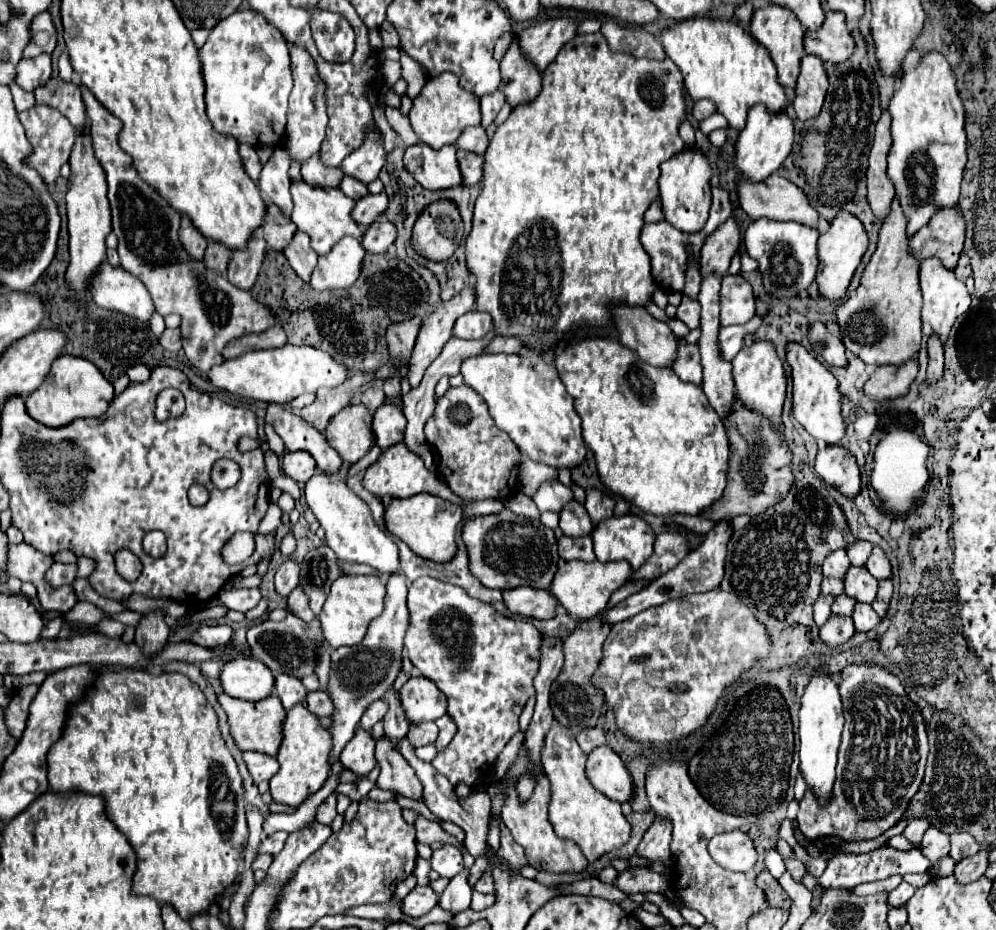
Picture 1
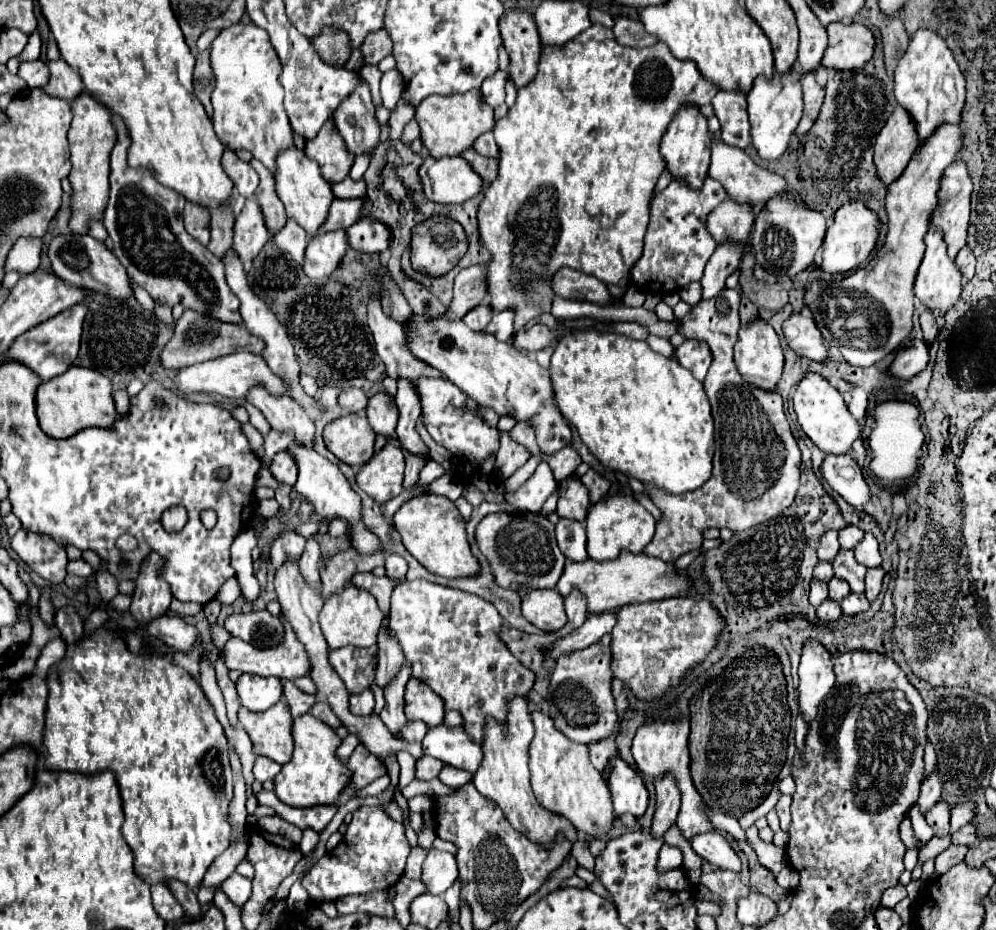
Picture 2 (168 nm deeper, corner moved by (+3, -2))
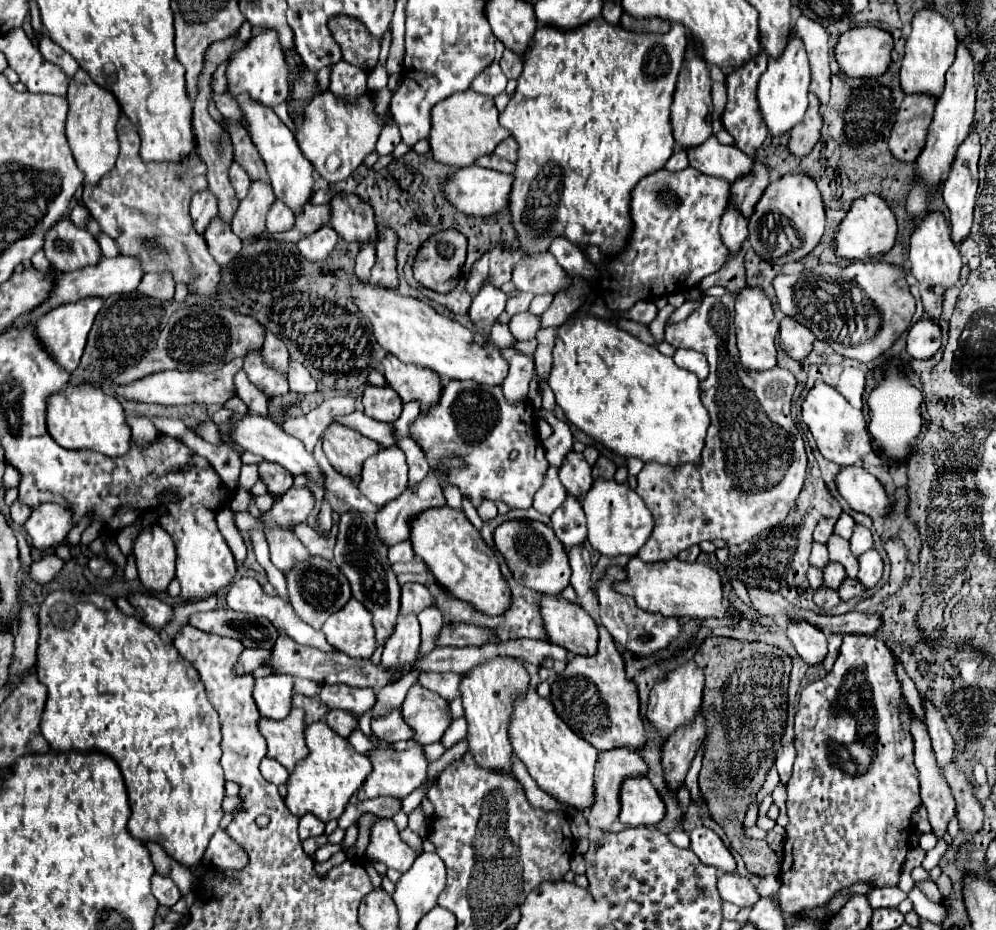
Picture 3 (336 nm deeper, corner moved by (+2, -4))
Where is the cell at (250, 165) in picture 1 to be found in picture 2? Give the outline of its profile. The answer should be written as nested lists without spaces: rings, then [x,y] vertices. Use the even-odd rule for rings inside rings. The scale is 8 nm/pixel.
[[[225,150],[221,162],[223,162],[223,168],[229,174],[229,178],[235,182],[237,192],[243,198],[253,198],[253,192],[259,186],[259,176],[251,168],[251,164],[249,162],[243,162],[241,158],[237,158],[235,152],[229,152],[229,150]]]

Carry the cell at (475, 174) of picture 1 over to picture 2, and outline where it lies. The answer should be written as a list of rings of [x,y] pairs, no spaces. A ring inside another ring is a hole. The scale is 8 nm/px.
[[[465,150],[461,156],[471,164],[471,168],[481,176],[481,180],[485,184],[493,182],[493,176],[497,176],[497,160],[495,158],[493,160],[485,158],[485,156],[477,154],[475,150]]]

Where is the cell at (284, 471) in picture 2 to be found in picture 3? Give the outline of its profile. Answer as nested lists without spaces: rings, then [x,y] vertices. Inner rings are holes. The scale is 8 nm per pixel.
[[[262,460],[258,462],[258,472],[260,472],[260,480],[266,484],[268,492],[274,496],[286,494],[286,490],[292,486],[292,474],[284,466]]]

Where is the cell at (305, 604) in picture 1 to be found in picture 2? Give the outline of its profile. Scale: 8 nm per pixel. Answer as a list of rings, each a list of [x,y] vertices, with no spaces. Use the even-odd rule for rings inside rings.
[[[309,538],[309,540],[307,540],[307,546],[305,546],[305,552],[303,552],[301,560],[299,560],[301,576],[303,576],[303,580],[305,580],[309,586],[313,586],[313,584],[319,582],[317,572],[319,572],[321,560],[323,560],[323,558],[321,558],[321,550],[319,550],[317,542],[315,542],[313,538]]]

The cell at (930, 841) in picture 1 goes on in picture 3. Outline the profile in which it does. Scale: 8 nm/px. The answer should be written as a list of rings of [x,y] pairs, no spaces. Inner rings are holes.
[[[910,710],[910,734],[914,740],[914,764],[920,772],[920,796],[922,804],[928,810],[928,818],[932,824],[932,830],[938,836],[944,836],[948,822],[954,814],[956,802],[952,796],[950,786],[946,784],[930,744],[930,736],[926,726],[916,718],[916,714]]]

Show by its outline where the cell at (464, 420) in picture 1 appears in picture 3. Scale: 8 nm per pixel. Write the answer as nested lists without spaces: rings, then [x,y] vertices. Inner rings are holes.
[[[386,356],[382,360],[382,366],[384,366],[384,378],[388,386],[396,390],[404,402],[420,400],[422,410],[438,402],[442,380],[432,370],[414,364],[404,364],[394,356]]]

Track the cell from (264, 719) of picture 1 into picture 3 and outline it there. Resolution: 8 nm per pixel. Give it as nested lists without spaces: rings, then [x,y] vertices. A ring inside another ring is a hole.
[[[292,708],[288,718],[282,722],[270,722],[268,718],[260,720],[260,730],[268,742],[268,758],[278,760],[288,772],[308,756],[308,746],[304,742],[304,712]]]

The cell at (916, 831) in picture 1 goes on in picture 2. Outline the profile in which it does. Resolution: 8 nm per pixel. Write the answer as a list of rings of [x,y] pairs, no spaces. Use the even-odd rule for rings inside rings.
[[[933,772],[931,778],[921,784],[921,794],[919,794],[919,800],[917,800],[919,812],[925,816],[925,812],[929,812],[929,808],[933,804],[937,804],[939,796],[941,796],[941,780],[939,780],[937,772]]]

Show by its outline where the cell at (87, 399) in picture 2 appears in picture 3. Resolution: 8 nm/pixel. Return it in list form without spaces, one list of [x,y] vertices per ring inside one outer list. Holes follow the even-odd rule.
[[[78,386],[78,390],[64,390],[50,398],[48,406],[48,430],[50,436],[68,450],[96,450],[110,458],[124,456],[130,450],[130,426],[120,402],[114,396],[106,396],[98,386]]]

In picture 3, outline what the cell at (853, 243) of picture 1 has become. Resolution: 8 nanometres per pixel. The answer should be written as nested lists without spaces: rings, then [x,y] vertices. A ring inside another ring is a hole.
[[[866,194],[866,198],[858,198],[852,204],[848,216],[838,226],[836,254],[840,258],[848,258],[848,260],[872,260],[872,258],[878,258],[878,256],[886,254],[894,246],[896,232],[898,232],[896,216],[888,208],[886,200],[876,196],[876,194]]]

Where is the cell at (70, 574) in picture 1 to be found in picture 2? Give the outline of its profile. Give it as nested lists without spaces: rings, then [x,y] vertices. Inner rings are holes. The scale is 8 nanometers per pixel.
[[[73,560],[73,562],[67,562],[67,574],[89,578],[91,576],[91,566],[85,560]]]

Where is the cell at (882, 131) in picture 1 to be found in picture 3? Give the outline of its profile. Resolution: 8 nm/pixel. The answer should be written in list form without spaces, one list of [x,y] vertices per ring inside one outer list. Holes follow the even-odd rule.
[[[906,94],[888,142],[894,158],[902,162],[914,162],[920,156],[926,144],[934,106],[936,98],[930,94]]]

